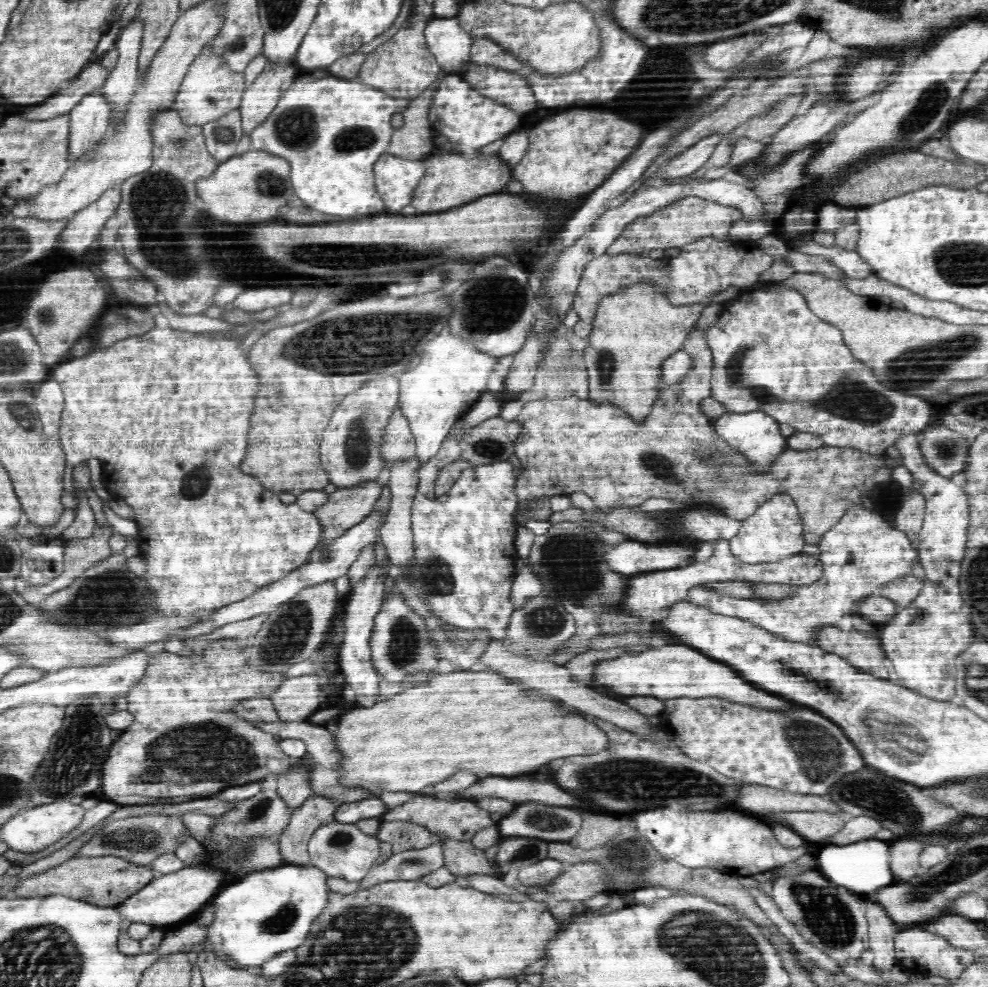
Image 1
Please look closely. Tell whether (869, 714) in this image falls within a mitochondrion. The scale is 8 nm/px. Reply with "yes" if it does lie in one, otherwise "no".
yes

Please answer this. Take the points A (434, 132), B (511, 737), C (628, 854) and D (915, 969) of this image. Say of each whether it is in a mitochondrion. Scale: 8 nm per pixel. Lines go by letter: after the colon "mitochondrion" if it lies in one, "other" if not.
A: other
B: other
C: mitochondrion
D: other

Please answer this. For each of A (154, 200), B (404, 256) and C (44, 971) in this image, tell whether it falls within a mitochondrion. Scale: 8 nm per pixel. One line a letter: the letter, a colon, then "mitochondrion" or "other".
A: mitochondrion
B: mitochondrion
C: mitochondrion

